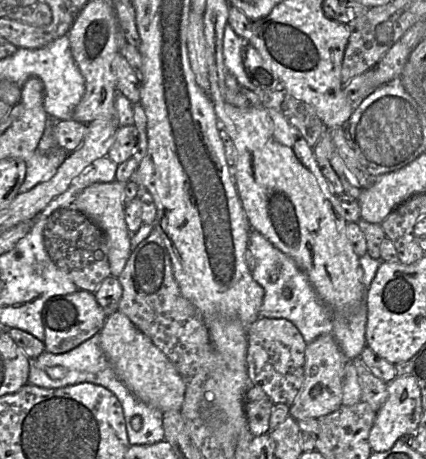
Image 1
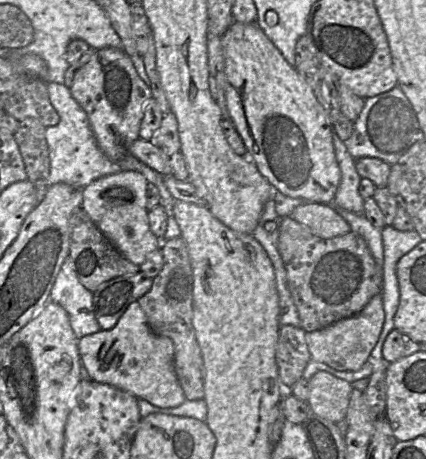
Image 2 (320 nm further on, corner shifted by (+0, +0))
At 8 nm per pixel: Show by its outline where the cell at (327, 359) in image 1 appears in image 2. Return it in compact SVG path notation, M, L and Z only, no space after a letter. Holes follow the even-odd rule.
M382 295L374 296L357 314L341 319L321 330L307 332L306 343L311 359L338 371L358 371L363 367L377 341L385 322Z

